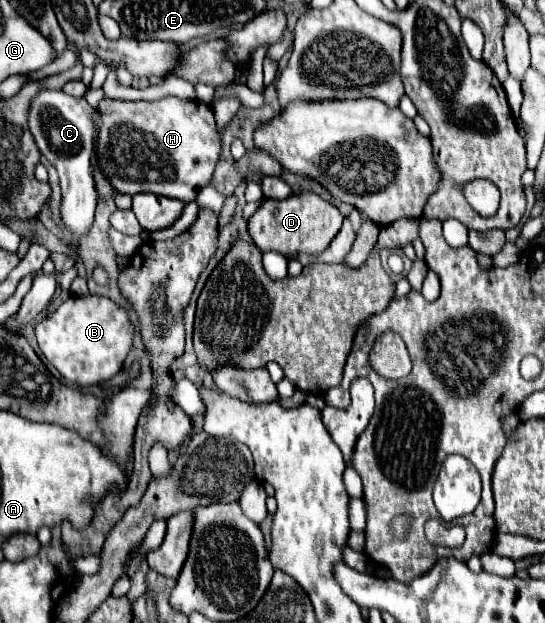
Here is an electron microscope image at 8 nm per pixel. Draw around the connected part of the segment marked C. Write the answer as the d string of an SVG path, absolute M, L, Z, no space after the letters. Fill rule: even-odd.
M41 91L33 99L31 113L29 113L29 129L35 137L35 143L59 173L61 221L65 229L77 237L85 237L89 233L97 207L97 191L89 165L91 141L95 135L91 115L93 115L93 107L89 107L85 97L71 97L63 91Z

